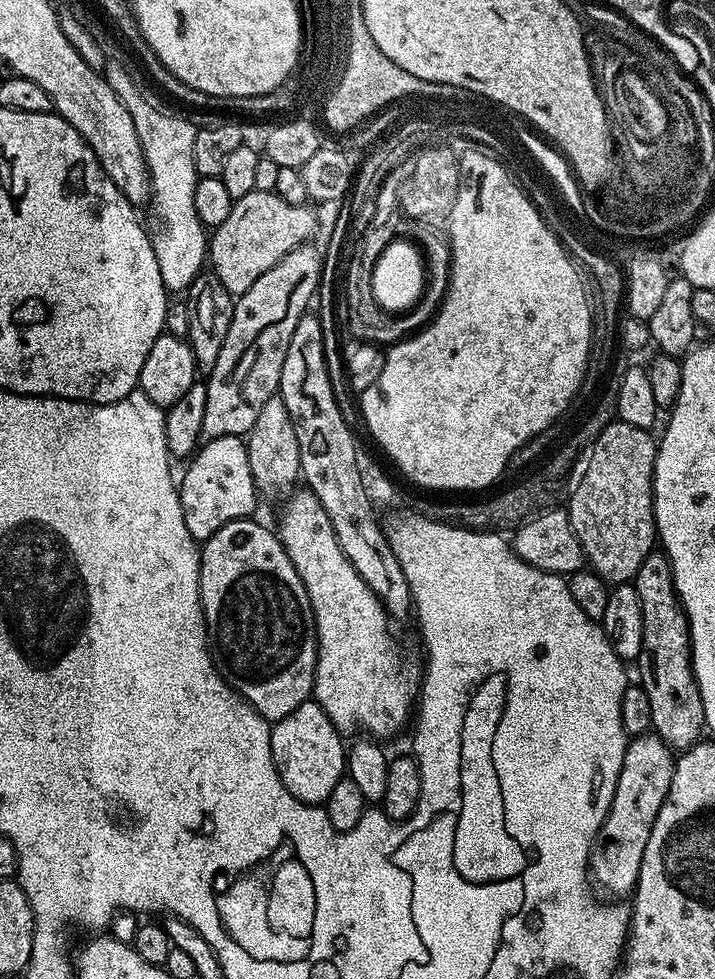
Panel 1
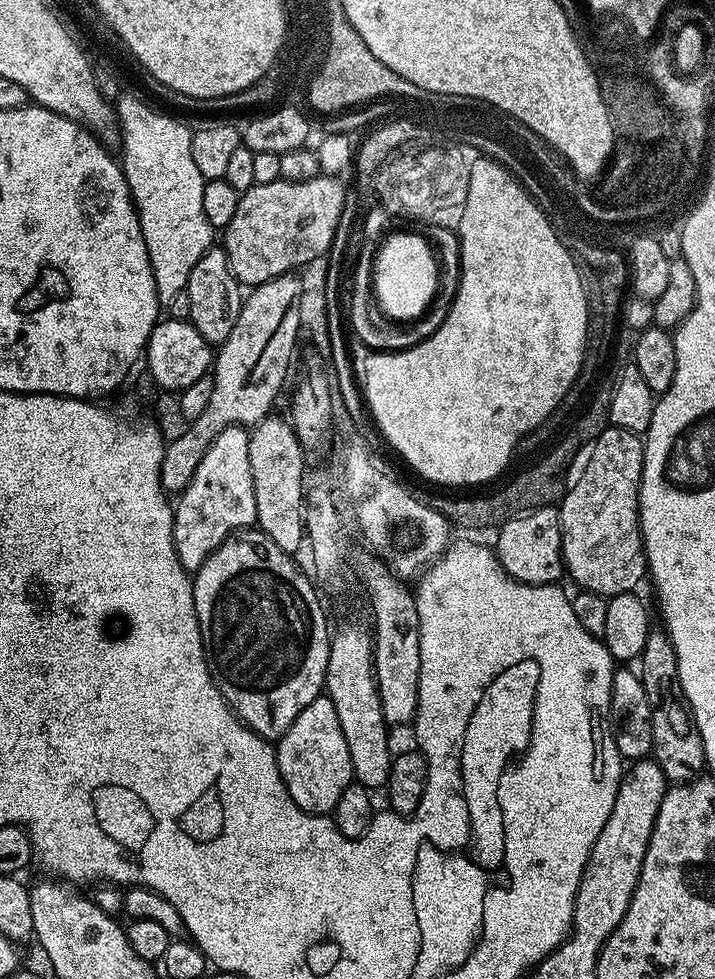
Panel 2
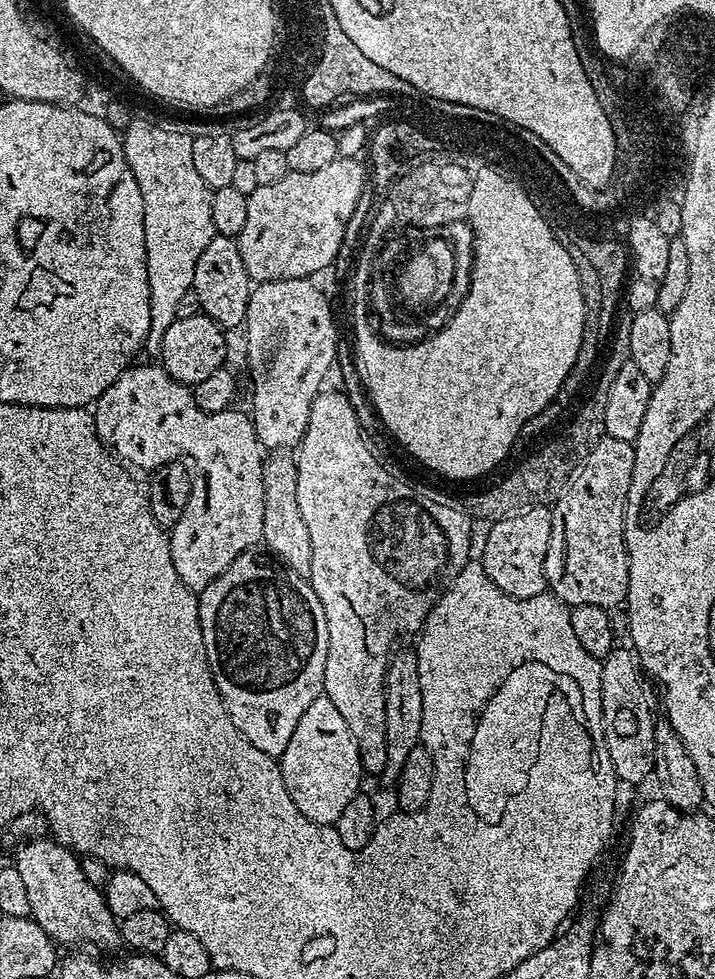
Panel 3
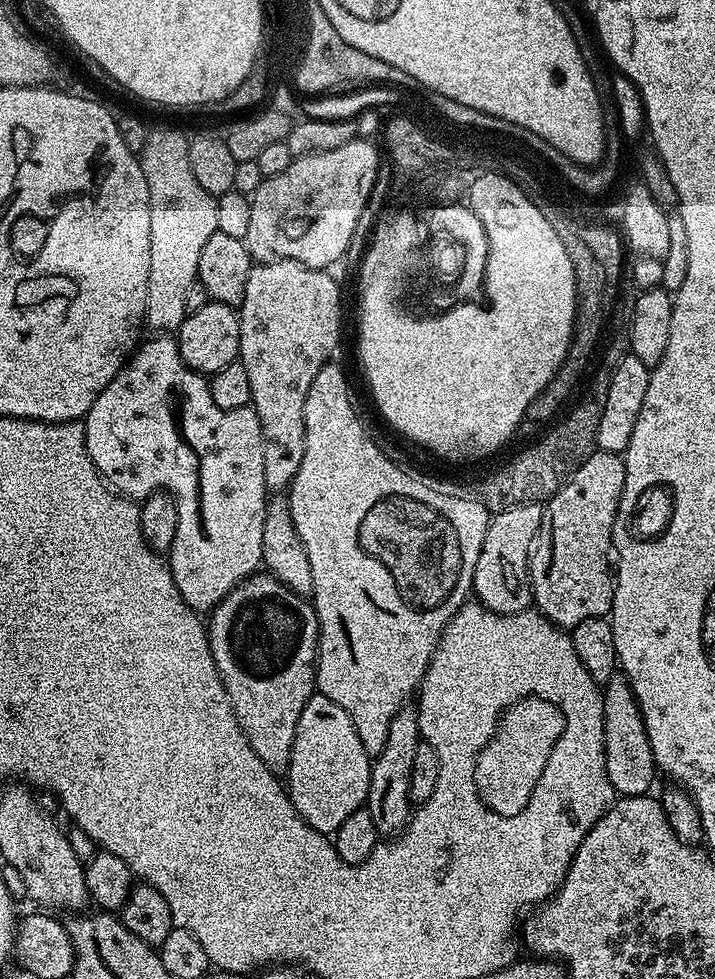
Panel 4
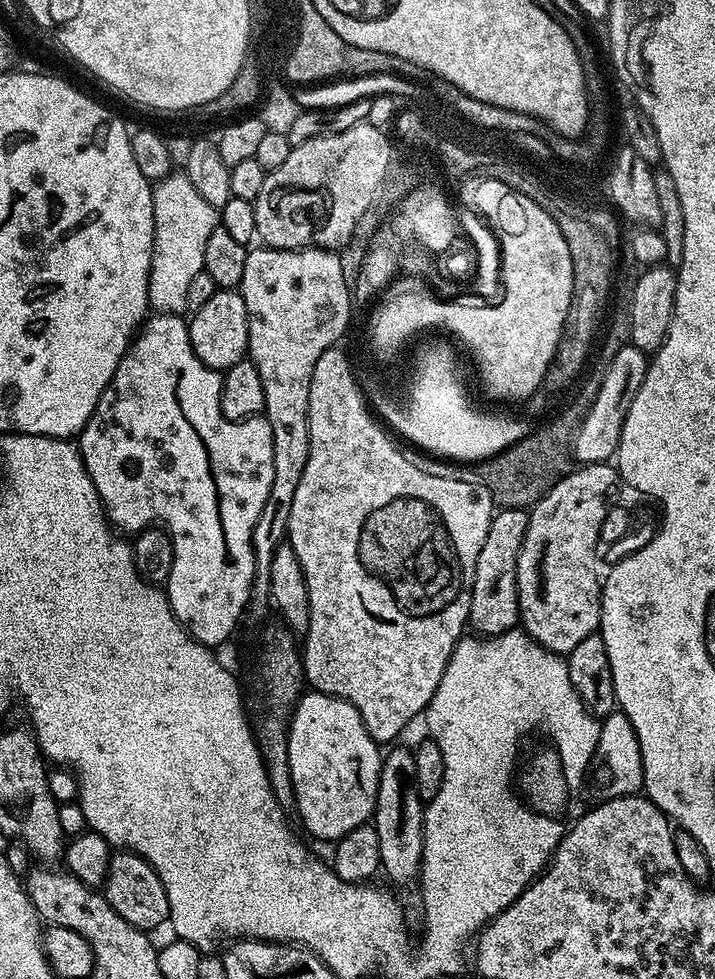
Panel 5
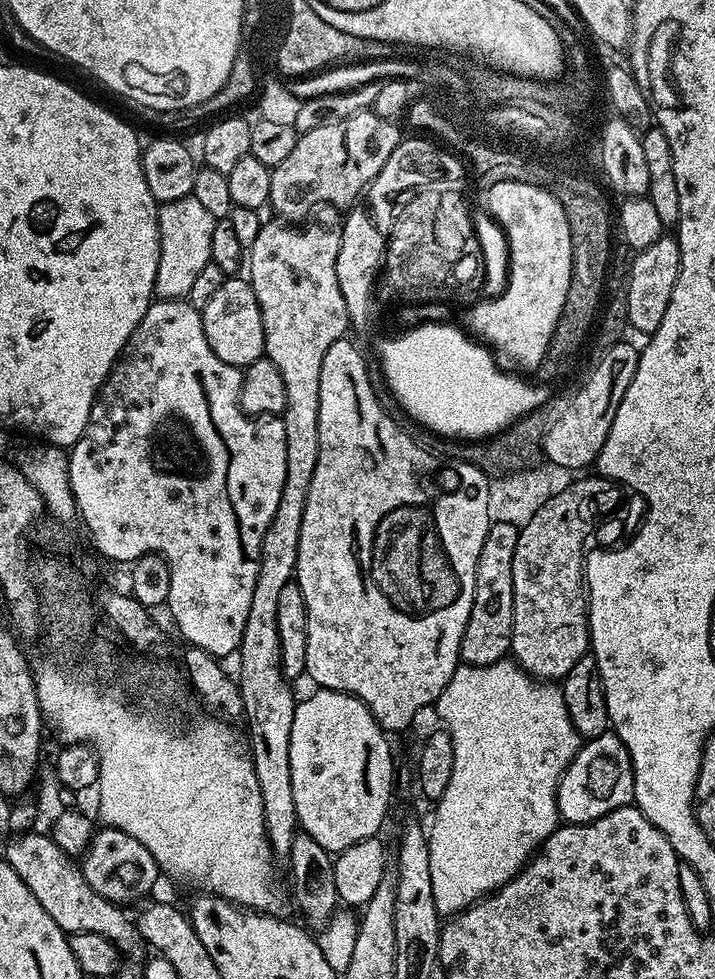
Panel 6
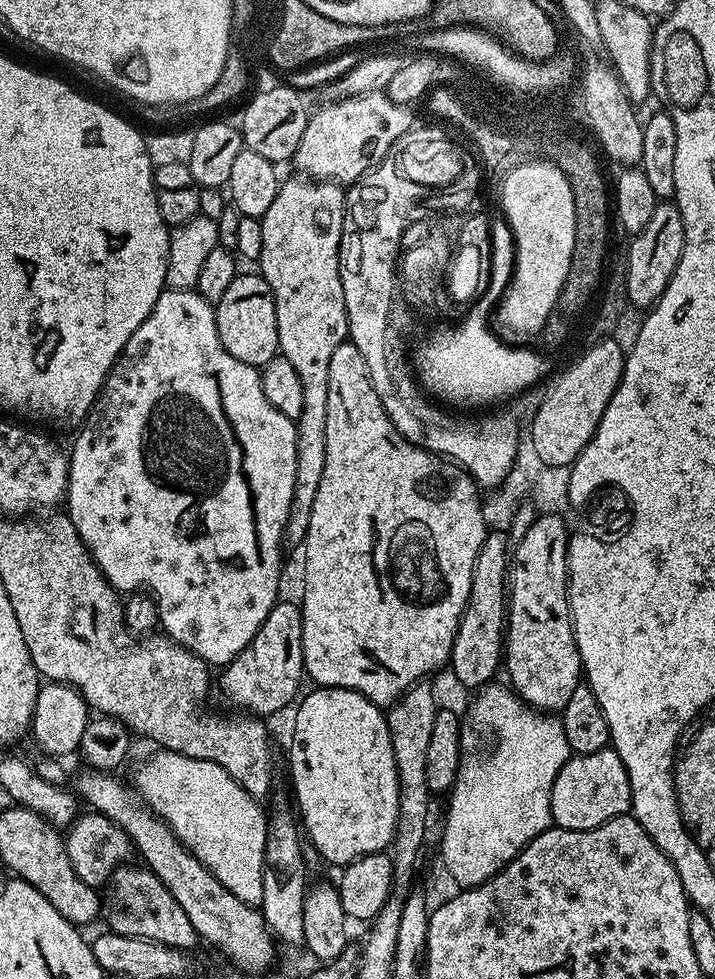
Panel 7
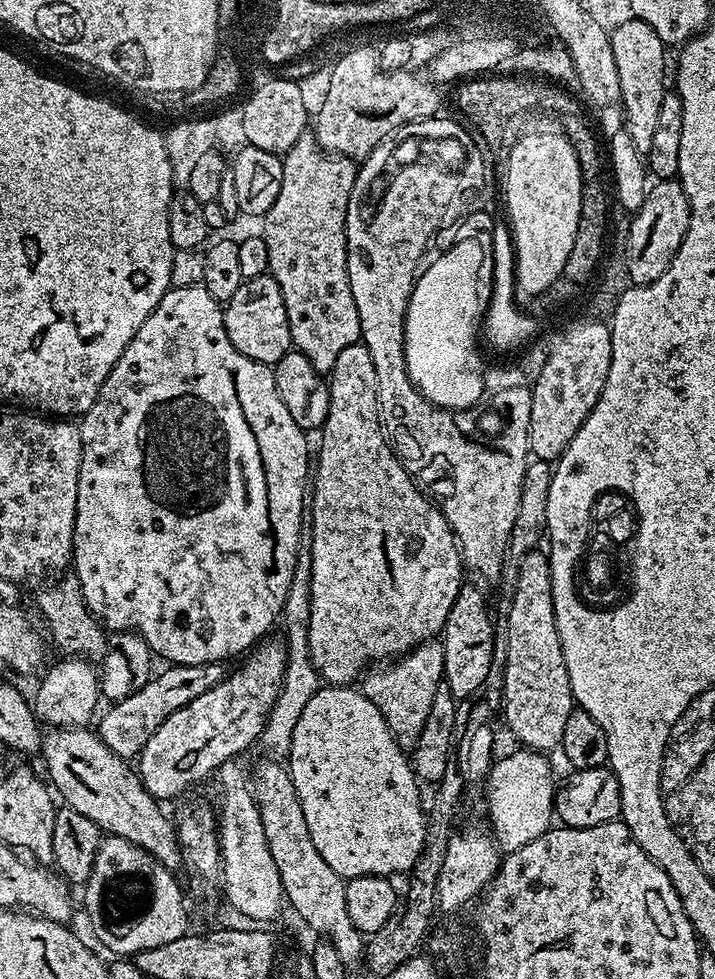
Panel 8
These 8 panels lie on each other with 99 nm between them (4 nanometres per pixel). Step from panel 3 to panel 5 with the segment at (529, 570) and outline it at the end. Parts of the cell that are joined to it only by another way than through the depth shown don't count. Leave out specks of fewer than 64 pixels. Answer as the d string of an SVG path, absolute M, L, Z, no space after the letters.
M500 508L493 515L490 530L486 530L486 542L482 542L482 550L478 550L478 562L474 566L472 608L468 611L471 631L481 637L500 636L520 624L518 554L526 538L527 525L528 512L525 509Z

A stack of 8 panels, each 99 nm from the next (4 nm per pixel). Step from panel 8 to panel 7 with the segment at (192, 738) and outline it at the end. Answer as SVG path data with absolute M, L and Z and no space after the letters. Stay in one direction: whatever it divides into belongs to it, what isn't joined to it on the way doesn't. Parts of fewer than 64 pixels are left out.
M277 603L270 614L266 614L266 622L262 622L246 650L235 656L221 672L224 673L220 676L220 688L225 698L234 707L245 708L243 711L253 717L267 718L282 711L288 703L291 705L301 695L300 683L306 680L301 605Z

